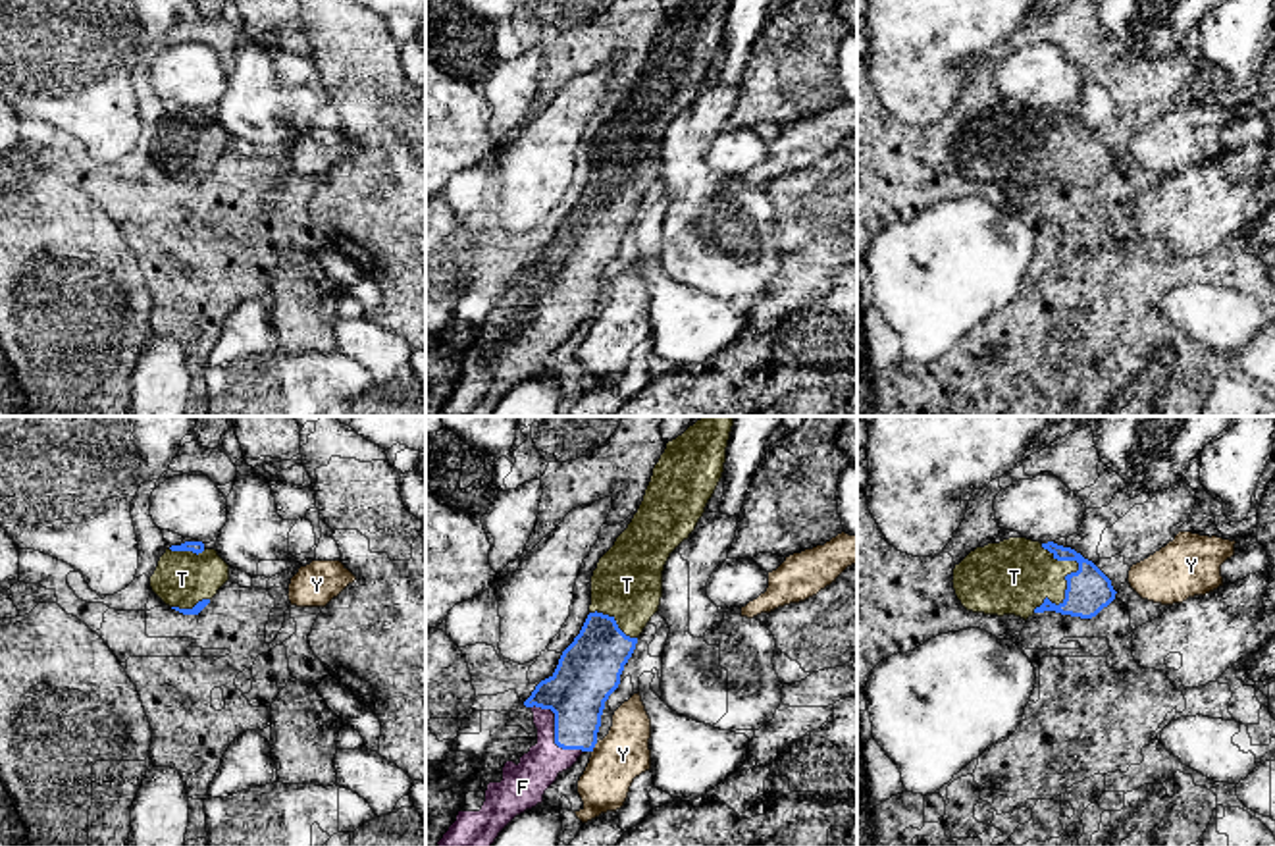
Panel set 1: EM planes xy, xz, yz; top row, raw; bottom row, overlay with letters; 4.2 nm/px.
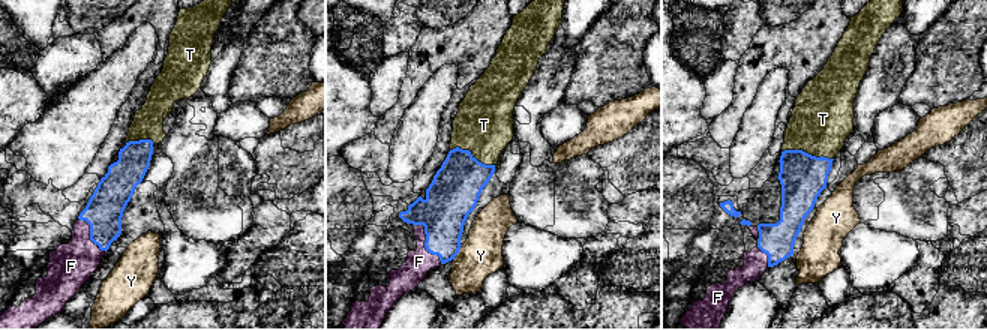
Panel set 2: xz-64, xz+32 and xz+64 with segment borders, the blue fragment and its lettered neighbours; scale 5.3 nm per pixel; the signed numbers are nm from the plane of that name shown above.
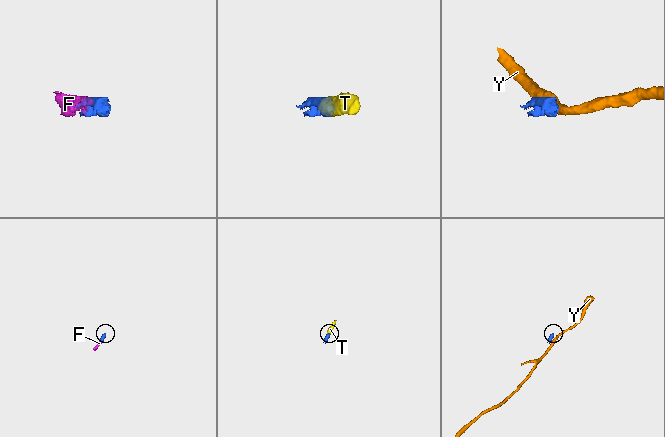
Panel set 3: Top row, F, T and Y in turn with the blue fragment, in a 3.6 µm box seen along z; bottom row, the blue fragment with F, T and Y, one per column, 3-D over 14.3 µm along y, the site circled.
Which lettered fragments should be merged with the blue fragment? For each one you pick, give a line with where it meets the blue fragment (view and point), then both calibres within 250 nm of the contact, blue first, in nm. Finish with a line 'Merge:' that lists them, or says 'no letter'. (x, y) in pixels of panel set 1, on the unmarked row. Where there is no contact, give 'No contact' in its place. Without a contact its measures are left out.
F: Touches blue at xz (555, 299). Thickness 260 nm (blue) against 170 nm
T: Touches blue at yz (1066, 145). Thickness 190 nm (blue) against 320 nm
Merge: F, T

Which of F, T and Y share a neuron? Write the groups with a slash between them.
F T / Y

